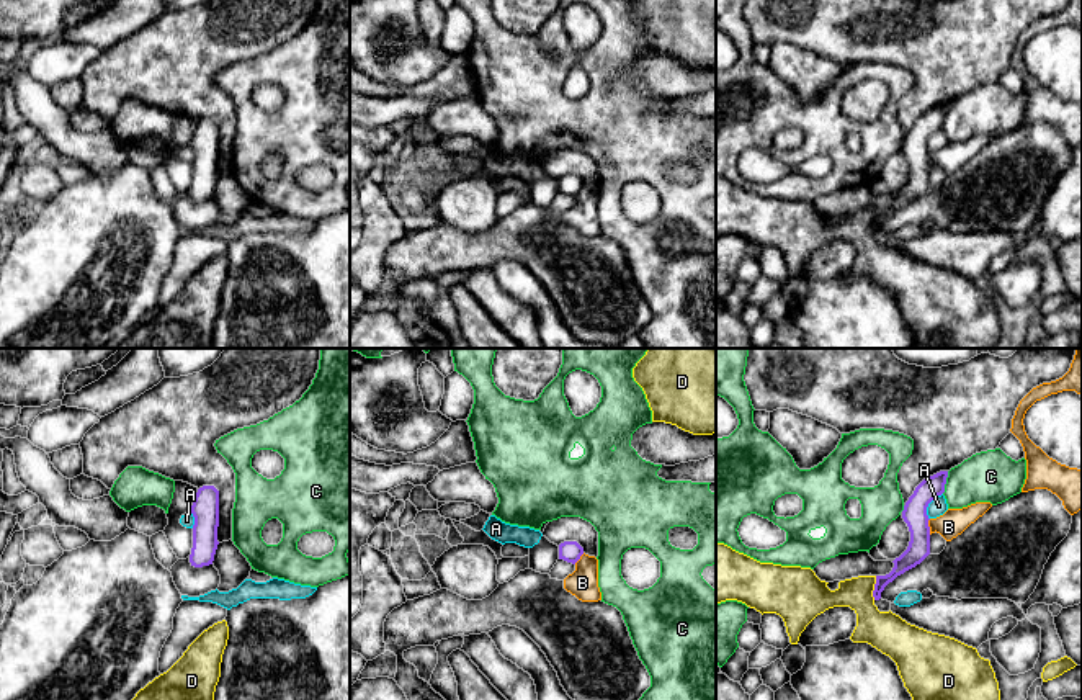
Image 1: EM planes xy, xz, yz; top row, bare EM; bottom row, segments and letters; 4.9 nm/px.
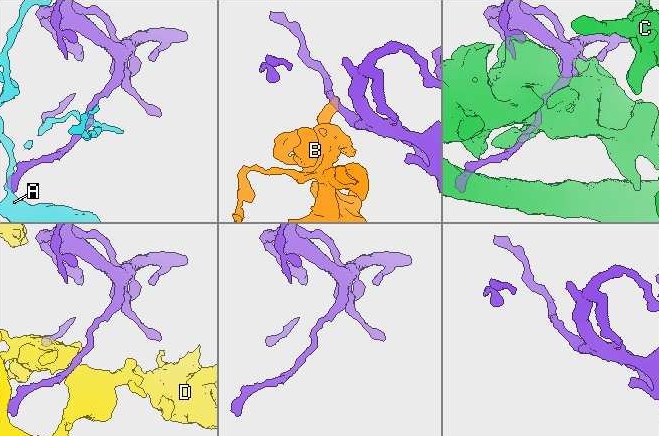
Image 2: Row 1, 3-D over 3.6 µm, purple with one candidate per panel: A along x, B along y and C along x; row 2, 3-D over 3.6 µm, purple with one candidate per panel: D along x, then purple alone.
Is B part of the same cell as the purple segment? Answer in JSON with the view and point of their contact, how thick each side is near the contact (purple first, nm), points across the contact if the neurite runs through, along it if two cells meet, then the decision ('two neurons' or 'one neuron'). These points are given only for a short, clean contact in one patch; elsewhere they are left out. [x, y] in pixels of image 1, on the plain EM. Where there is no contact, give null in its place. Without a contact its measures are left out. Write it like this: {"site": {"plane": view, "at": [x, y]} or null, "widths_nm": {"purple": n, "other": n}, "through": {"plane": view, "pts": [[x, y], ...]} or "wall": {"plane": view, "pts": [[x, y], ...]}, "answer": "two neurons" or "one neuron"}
{"site": {"plane": "yz", "at": [929, 161]}, "widths_nm": {"purple": 120, "other": 140}, "wall": {"plane": "yz", "pts": [[930, 152], [929, 167]]}, "answer": "two neurons"}

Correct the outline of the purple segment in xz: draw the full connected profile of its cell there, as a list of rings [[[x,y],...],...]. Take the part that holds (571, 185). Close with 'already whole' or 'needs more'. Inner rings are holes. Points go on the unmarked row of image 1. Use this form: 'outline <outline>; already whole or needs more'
outline [[[564,175],[559,178],[559,193],[575,198],[583,188],[583,182],[577,175]]]; already whole

